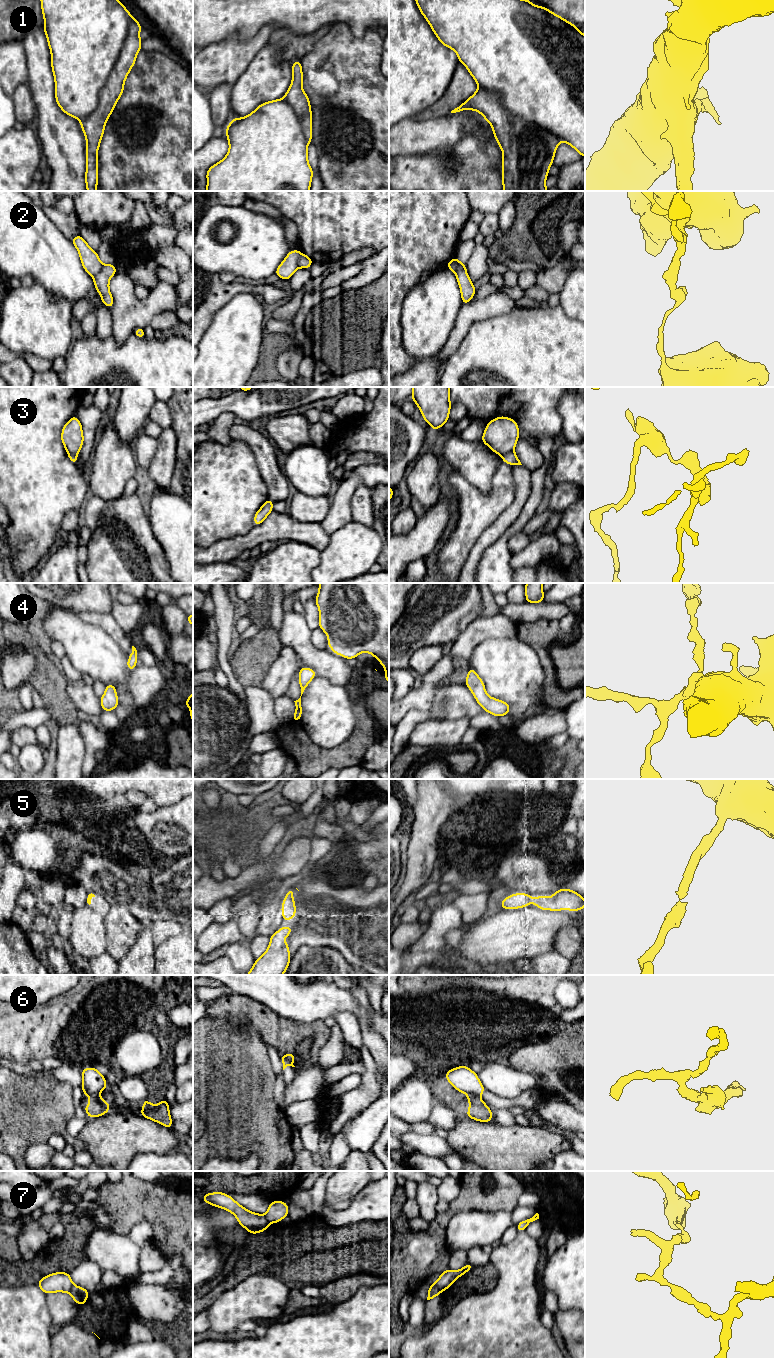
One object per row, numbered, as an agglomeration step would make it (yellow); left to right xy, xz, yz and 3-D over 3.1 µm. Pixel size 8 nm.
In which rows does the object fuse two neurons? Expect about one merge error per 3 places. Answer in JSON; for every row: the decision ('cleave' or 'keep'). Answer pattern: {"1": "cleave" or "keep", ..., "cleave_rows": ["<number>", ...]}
{"1": "cleave", "2": "cleave", "3": "cleave", "4": "keep", "5": "keep", "6": "cleave", "7": "cleave", "cleave_rows": ["1", "2", "3", "6", "7"]}

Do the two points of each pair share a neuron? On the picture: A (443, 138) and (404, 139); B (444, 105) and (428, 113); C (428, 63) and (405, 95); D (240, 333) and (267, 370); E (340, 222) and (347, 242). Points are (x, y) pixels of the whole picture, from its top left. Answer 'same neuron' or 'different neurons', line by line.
A: same neuron
B: same neuron
C: same neuron
D: different neurons
E: same neuron

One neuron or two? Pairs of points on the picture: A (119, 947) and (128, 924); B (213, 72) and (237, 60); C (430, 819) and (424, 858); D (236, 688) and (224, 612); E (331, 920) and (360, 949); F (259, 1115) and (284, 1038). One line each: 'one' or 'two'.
A: one
B: one
C: one
D: one
E: one
F: two

